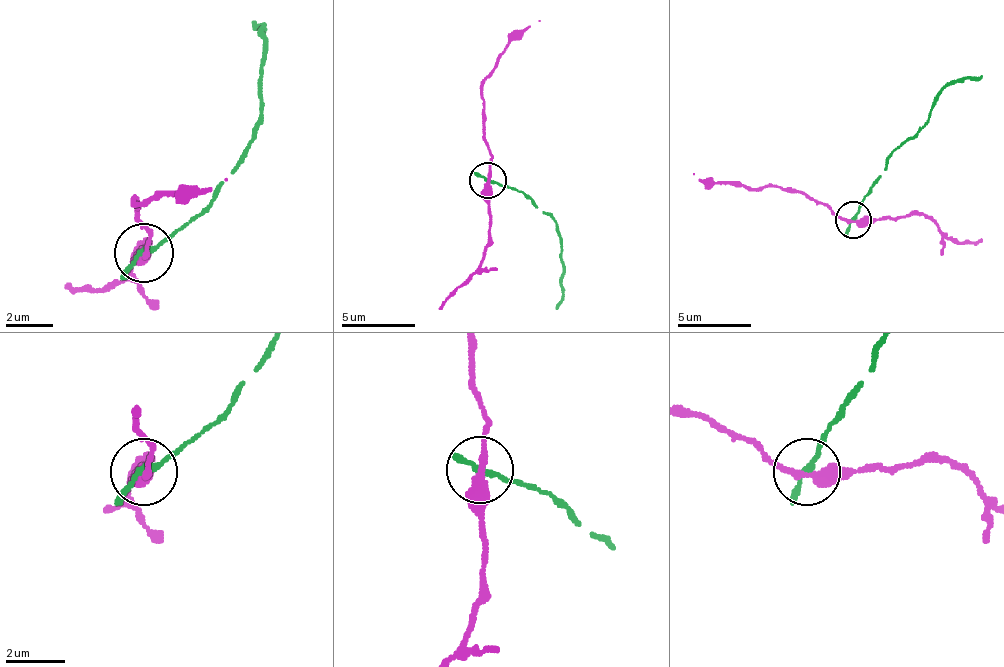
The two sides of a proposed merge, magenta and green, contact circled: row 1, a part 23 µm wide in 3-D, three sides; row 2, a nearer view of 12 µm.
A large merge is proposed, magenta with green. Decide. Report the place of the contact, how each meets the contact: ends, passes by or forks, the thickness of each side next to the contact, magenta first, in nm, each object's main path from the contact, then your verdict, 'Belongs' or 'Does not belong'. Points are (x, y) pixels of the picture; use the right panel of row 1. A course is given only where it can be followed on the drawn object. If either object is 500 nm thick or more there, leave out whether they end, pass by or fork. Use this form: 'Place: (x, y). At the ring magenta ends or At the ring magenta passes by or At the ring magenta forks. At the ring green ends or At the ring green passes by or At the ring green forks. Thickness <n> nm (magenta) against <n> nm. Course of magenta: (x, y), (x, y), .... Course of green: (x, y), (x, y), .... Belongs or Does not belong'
Place: (853, 220). At the ring magenta passes by. At the ring green passes by. Thickness 340 nm (magenta) against 190 nm. Course of magenta: (852, 220), (801, 191), (702, 184), (694, 173). Course of green: (852, 220), (863, 195), (896, 151), (929, 118), (933, 99), (948, 85), (981, 74). Belongs

